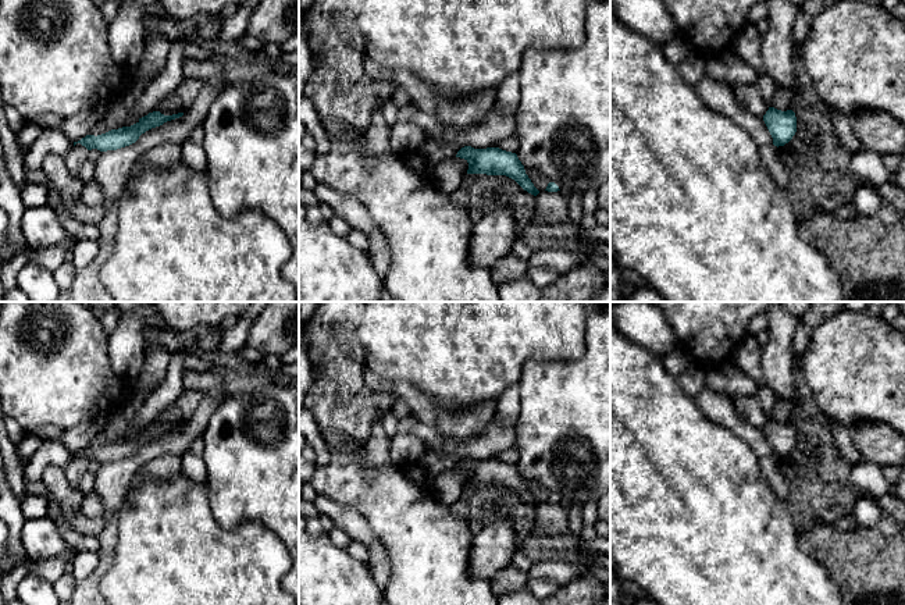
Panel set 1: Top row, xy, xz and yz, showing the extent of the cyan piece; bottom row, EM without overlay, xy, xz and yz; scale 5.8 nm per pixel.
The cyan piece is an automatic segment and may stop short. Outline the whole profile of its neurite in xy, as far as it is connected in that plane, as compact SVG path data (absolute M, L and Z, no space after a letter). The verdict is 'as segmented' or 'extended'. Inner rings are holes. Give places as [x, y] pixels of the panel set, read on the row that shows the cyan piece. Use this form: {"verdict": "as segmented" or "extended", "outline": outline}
{"verdict": "as segmented", "outline": "M153 111L139 118L139 121L131 127L111 129L97 136L86 135L81 140L74 142L74 146L76 143L81 143L88 150L92 150L92 149L97 149L100 152L117 150L135 143L139 139L139 136L145 134L146 131L160 127L164 122L179 118L182 115L184 113L164 115L160 111Z"}

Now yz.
{"verdict": "as segmented", "outline": "M769 107L763 121L773 138L773 145L777 147L788 143L797 132L797 117L792 110L781 111Z"}

